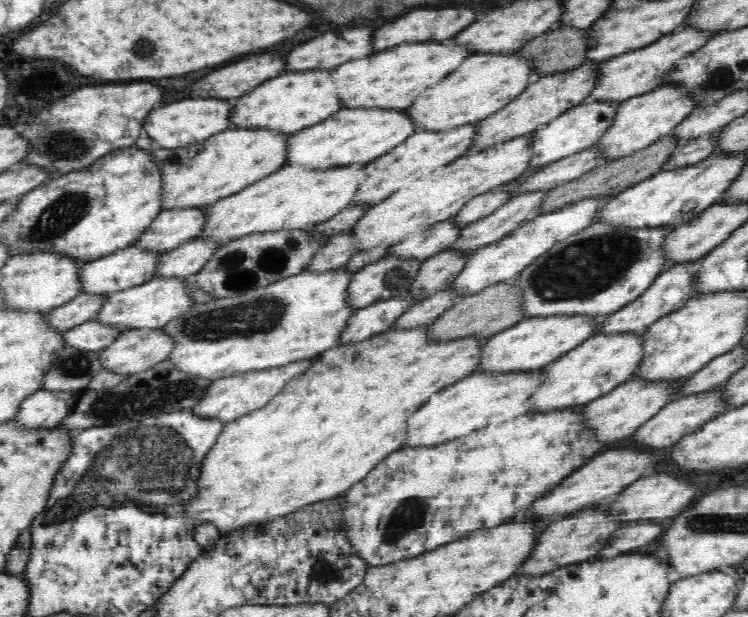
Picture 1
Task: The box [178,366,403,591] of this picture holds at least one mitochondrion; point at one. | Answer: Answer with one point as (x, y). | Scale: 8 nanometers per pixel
(331, 569)

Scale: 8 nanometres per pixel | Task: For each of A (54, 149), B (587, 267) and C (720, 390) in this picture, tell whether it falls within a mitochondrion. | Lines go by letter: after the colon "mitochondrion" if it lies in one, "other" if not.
A: mitochondrion
B: mitochondrion
C: other

